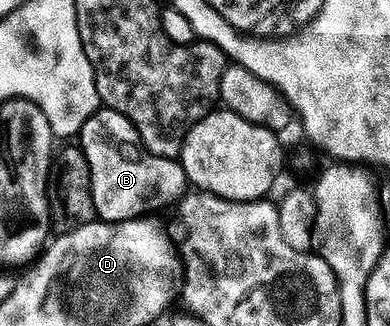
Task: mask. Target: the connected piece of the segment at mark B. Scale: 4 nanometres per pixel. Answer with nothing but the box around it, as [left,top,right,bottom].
[79,107,187,221]

